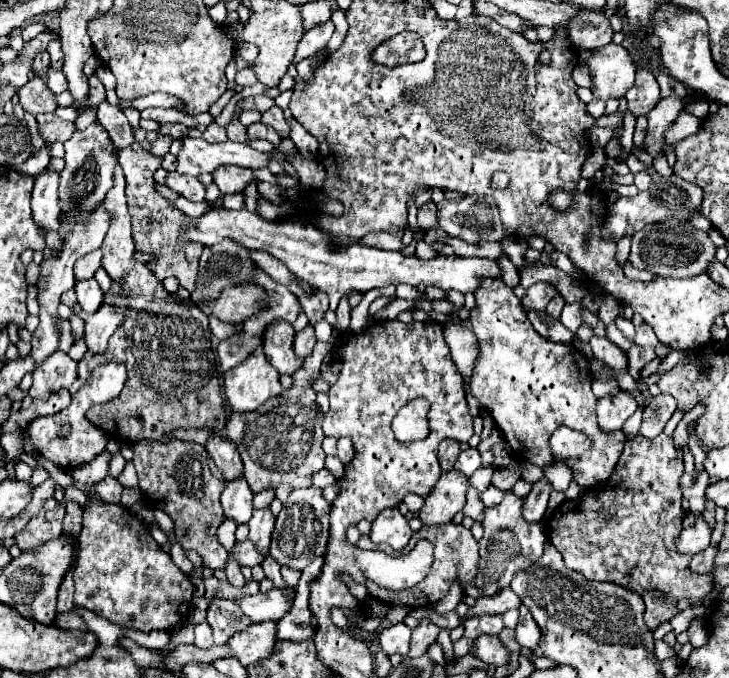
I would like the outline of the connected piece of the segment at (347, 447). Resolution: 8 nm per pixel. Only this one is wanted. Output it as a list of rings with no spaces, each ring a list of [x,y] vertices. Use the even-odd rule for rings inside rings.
[[[339,438],[337,448],[339,448],[339,454],[337,456],[341,458],[341,462],[343,464],[351,462],[351,458],[353,458],[353,444],[351,444],[351,440],[349,438]]]

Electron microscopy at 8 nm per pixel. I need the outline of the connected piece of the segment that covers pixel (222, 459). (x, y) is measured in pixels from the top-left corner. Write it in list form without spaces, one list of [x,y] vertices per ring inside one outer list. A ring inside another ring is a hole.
[[[211,438],[205,448],[227,482],[243,476],[243,462],[241,462],[241,456],[237,454],[237,446],[233,446],[231,440]]]

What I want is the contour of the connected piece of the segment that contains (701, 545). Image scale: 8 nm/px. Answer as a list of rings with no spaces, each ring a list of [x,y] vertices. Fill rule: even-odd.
[[[697,518],[691,528],[683,528],[677,548],[689,556],[705,550],[711,542],[711,530],[713,530],[713,526],[709,526],[705,518]]]

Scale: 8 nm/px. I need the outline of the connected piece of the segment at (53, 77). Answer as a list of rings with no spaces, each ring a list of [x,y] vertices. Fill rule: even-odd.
[[[51,66],[47,70],[47,84],[49,84],[49,88],[55,94],[61,94],[61,92],[67,90],[67,78],[65,78],[65,74],[61,70],[53,70]]]

